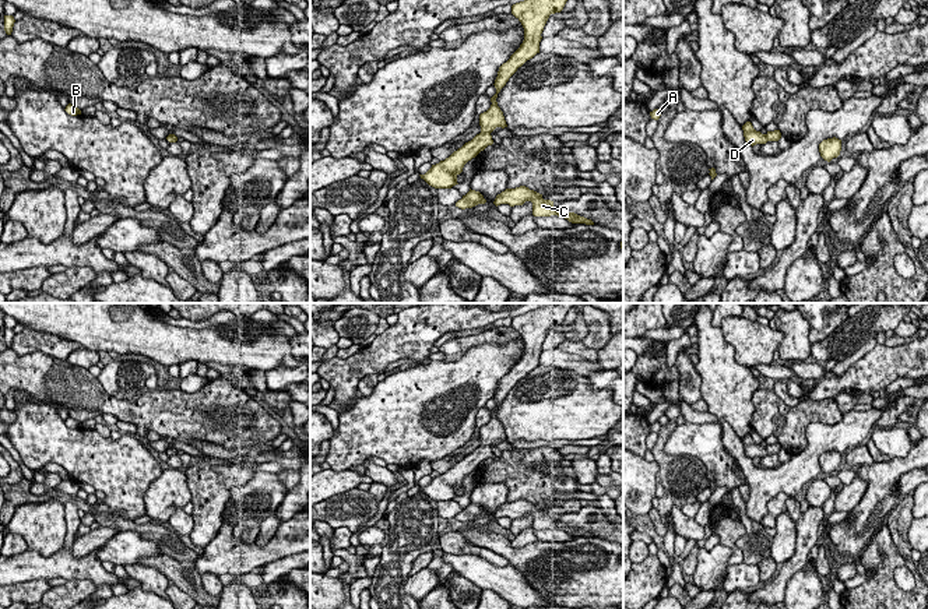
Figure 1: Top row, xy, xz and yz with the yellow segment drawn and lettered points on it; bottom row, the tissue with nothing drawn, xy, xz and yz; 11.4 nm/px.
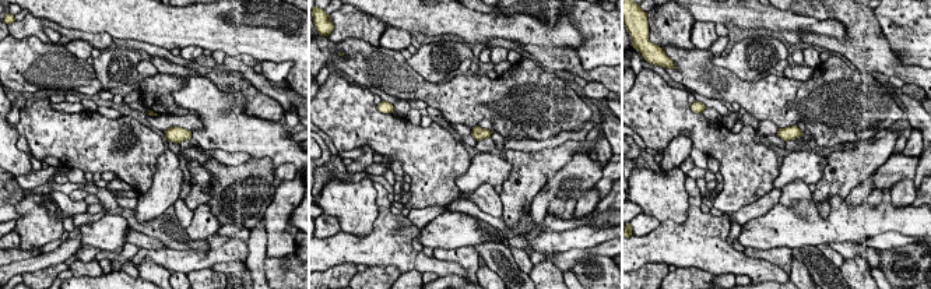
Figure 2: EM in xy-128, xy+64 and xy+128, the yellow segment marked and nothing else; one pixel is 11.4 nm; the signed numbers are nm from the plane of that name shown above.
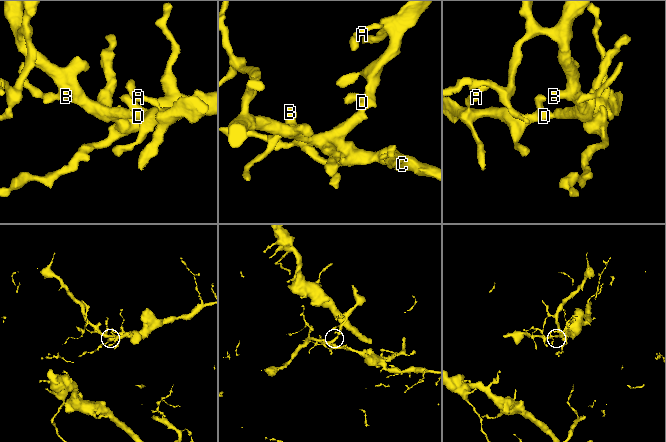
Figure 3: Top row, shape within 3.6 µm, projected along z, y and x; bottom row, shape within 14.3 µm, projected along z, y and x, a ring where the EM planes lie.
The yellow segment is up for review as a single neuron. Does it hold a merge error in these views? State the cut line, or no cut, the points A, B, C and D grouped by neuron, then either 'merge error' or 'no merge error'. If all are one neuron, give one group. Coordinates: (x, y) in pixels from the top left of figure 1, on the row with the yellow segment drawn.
cut none; groups A B C D; no merge error

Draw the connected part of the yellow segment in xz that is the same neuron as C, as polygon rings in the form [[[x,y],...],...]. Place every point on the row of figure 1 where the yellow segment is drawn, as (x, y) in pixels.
[[[520,186],[516,189],[506,189],[500,194],[496,196],[493,204],[498,207],[500,204],[509,204],[510,207],[514,205],[523,205],[525,201],[532,203],[532,215],[534,217],[551,217],[558,215],[560,218],[567,219],[572,223],[586,223],[586,225],[594,225],[591,219],[587,219],[584,217],[580,217],[574,212],[559,212],[553,207],[553,201],[544,200],[542,194],[530,190],[525,186]]]

